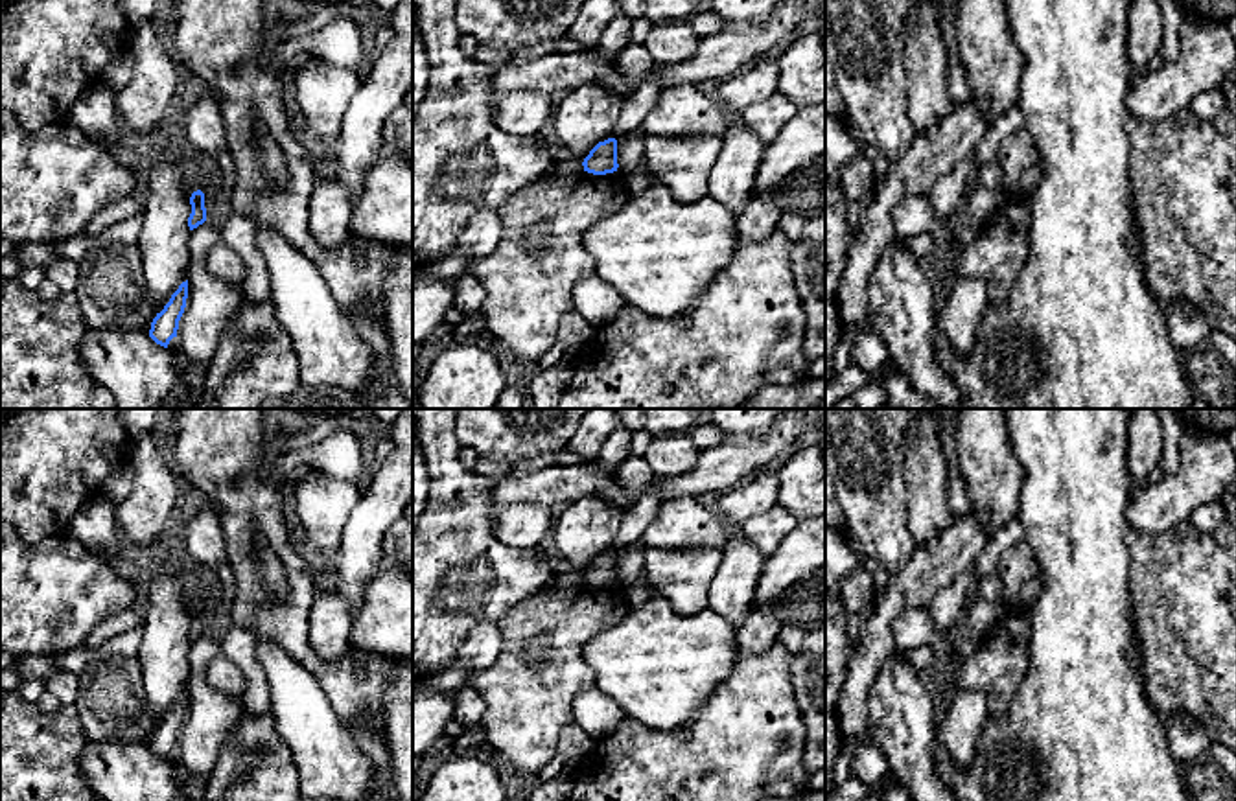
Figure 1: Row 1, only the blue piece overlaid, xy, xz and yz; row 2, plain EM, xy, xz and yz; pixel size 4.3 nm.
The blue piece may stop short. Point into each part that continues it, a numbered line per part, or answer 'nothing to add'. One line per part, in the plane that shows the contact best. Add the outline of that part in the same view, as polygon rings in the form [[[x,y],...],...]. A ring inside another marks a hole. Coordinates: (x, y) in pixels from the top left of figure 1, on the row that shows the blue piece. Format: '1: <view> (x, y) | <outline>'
nothing to add

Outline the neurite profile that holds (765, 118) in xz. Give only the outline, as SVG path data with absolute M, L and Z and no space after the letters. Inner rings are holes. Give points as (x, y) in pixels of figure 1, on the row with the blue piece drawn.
M777 92L768 99L744 109L739 114L739 120L748 125L764 144L770 144L796 112L796 103Z

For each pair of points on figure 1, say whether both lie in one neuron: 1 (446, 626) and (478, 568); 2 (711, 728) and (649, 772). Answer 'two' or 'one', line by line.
1: one
2: one

